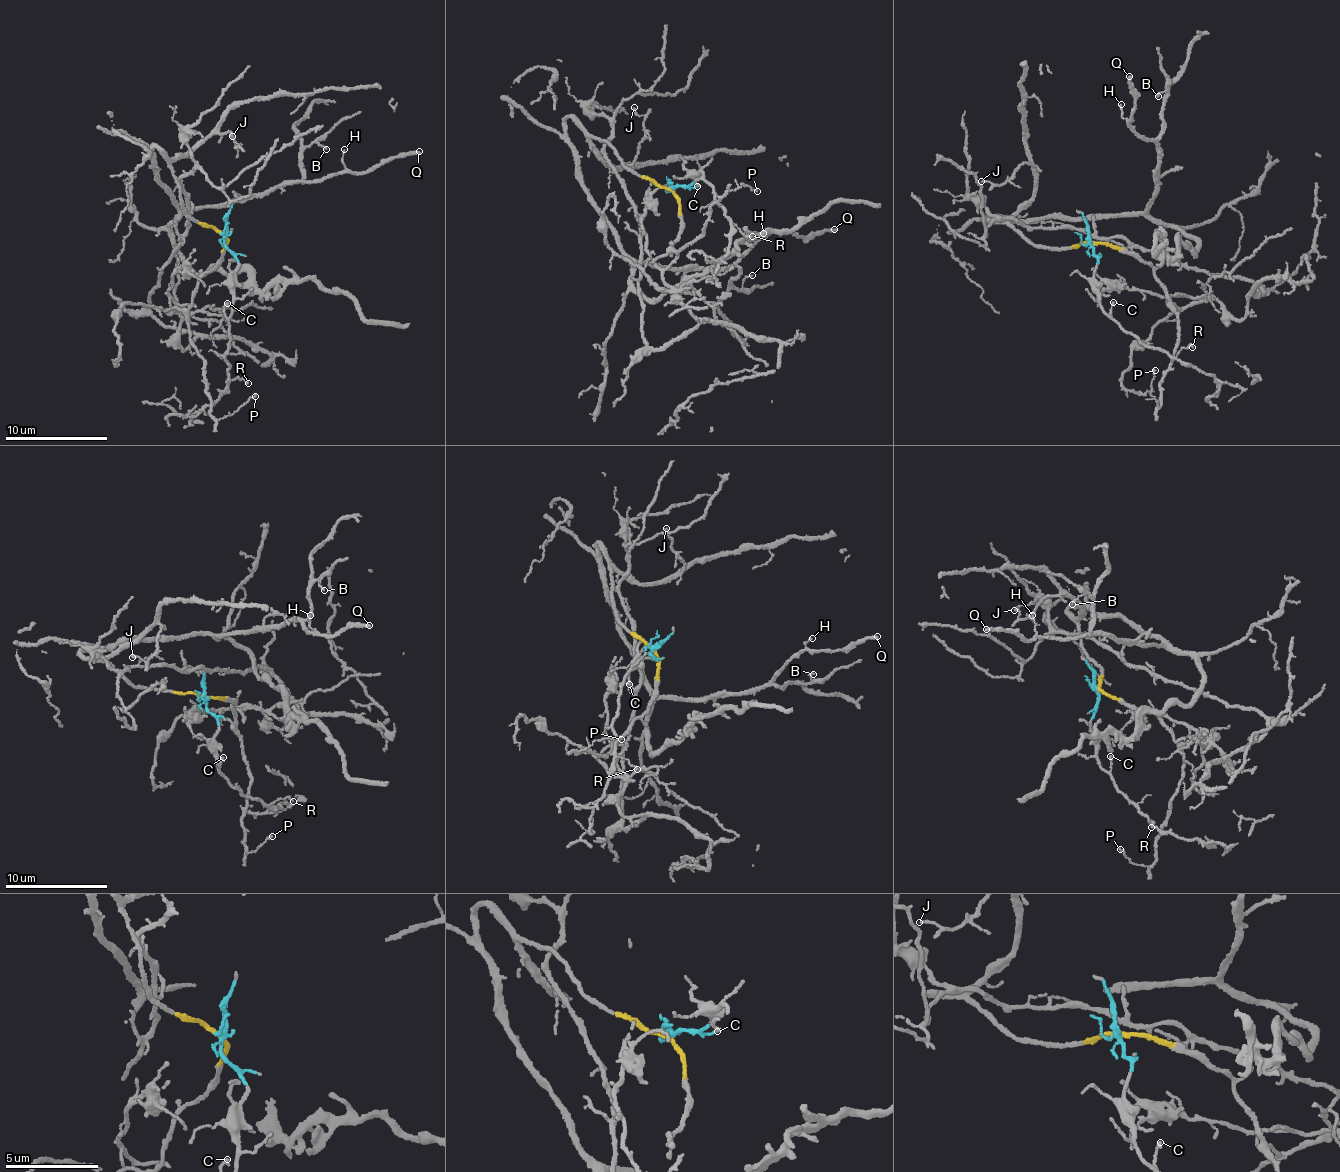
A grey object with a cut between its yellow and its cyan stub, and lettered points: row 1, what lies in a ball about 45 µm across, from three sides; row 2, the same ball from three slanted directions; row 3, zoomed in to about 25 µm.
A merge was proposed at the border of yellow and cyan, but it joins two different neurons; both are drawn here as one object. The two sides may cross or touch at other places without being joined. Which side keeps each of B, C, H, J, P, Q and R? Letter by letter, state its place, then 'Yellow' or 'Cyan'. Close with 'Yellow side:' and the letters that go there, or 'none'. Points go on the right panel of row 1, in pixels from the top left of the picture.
B: Place: (1158, 96). Yellow
C: Place: (1113, 302). Cyan
H: Place: (1121, 104). Yellow
J: Place: (981, 181). Yellow
P: Place: (1155, 370). Yellow
Q: Place: (1129, 76). Yellow
R: Place: (1192, 347). Cyan
Yellow side: B, H, J, P, Q

